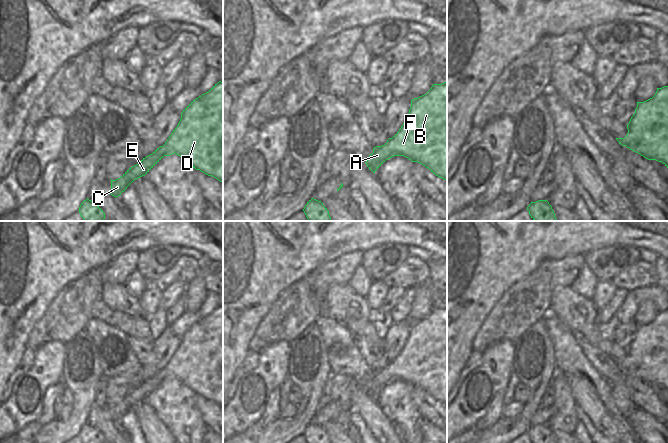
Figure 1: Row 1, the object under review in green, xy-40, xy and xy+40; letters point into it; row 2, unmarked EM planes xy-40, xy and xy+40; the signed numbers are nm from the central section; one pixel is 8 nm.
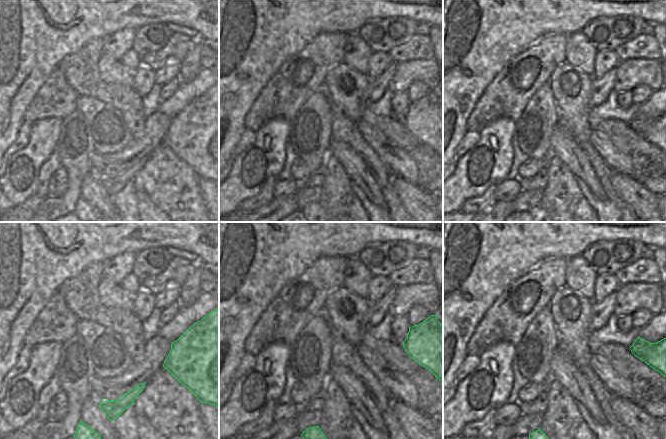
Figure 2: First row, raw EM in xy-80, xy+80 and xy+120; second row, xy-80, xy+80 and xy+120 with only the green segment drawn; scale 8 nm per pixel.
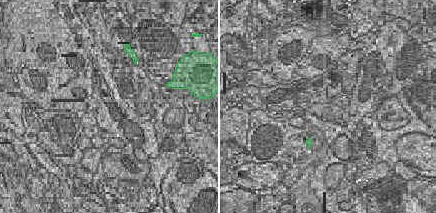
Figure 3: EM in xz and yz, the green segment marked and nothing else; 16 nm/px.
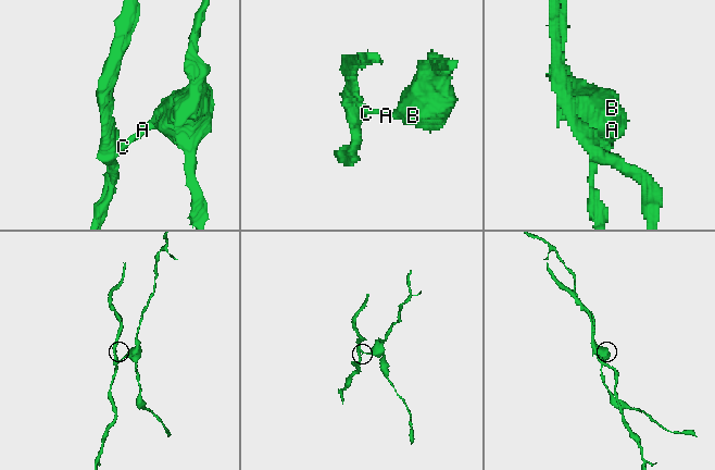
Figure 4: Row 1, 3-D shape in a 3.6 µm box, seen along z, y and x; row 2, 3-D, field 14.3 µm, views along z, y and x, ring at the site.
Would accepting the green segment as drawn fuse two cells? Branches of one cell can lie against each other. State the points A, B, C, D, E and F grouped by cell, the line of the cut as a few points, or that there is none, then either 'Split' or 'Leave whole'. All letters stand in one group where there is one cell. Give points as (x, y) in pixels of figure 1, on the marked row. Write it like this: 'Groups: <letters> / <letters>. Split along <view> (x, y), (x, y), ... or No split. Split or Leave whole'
Groups: A C E / B D F. Split along xy (385, 143), (397, 155). Split.

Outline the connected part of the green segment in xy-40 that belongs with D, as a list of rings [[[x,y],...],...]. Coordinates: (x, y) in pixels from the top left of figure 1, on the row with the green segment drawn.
[[[223,82],[193,100],[163,147],[223,182]]]

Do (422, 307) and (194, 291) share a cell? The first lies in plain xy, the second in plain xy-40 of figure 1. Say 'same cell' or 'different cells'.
same cell

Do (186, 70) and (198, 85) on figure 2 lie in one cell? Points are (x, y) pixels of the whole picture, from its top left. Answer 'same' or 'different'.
different

